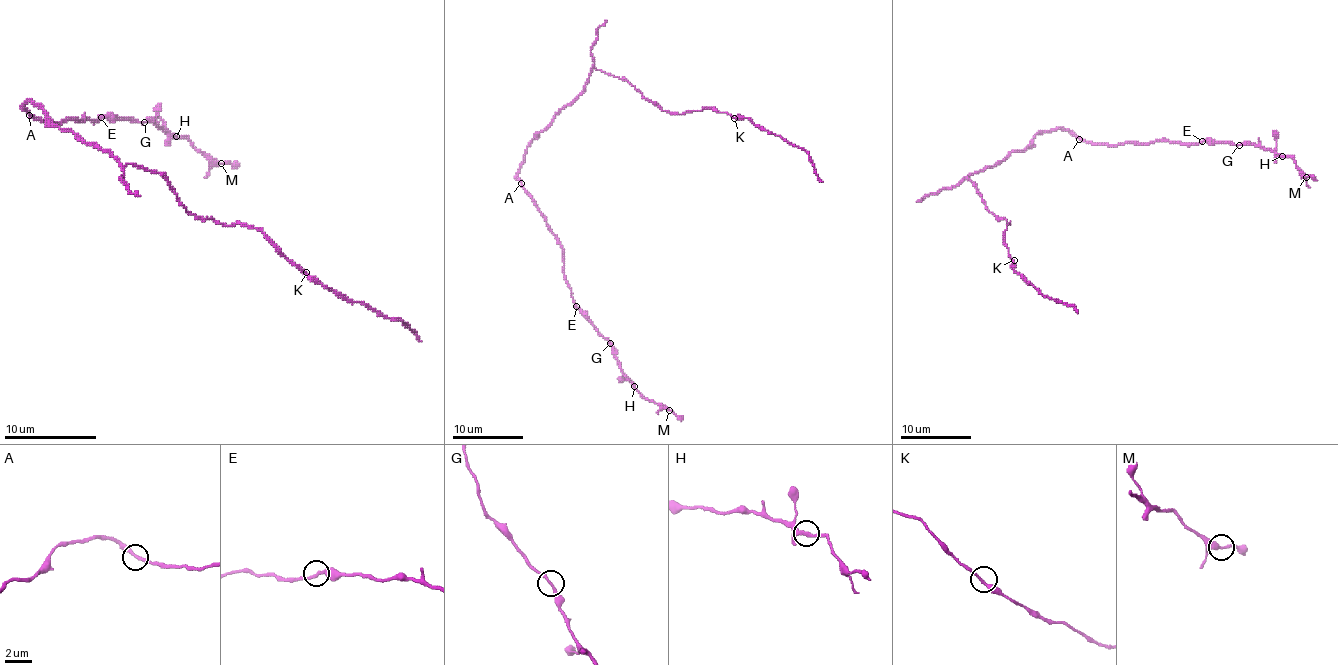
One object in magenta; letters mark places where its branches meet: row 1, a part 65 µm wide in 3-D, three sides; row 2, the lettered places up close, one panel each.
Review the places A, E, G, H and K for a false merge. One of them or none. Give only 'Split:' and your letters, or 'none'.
Split: none

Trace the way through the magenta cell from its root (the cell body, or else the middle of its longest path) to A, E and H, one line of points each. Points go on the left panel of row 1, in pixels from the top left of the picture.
A: (71, 131), (61, 131), (34, 101), (25, 106), (29, 115)
E: (71, 131), (61, 131), (34, 101), (25, 106), (34, 117), (55, 122), (101, 117)
H: (71, 131), (61, 131), (34, 101), (25, 106), (41, 120), (133, 117), (177, 136)

